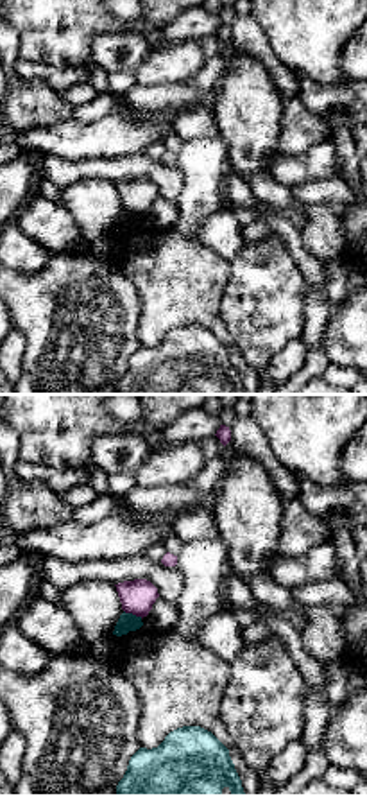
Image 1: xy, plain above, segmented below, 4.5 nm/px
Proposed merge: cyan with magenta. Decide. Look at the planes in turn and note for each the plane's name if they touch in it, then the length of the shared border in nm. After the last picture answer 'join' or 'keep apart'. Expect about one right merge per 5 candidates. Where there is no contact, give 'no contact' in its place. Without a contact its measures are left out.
contact in xy; length 90 nm

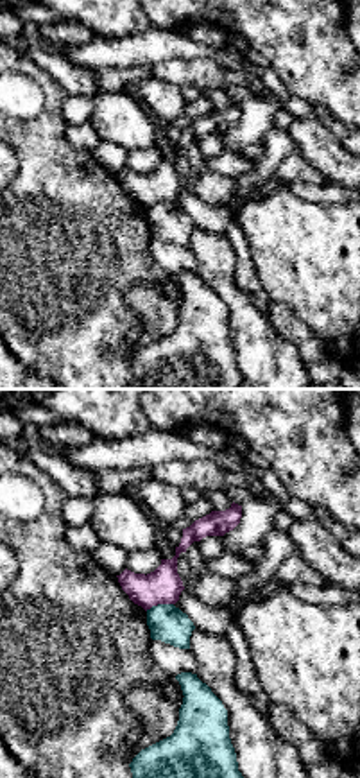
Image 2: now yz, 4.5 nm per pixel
contact in yz; length 130 nm

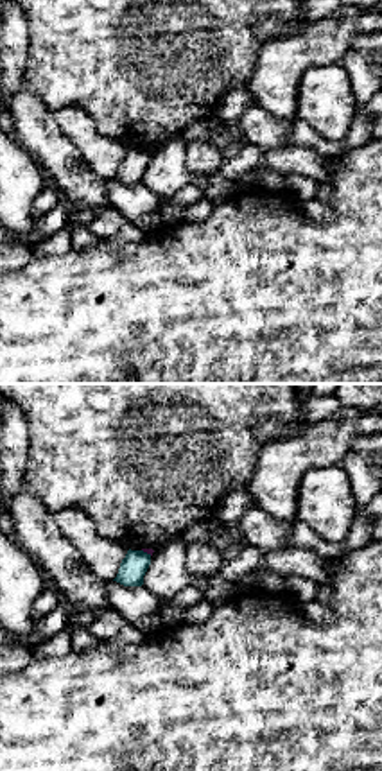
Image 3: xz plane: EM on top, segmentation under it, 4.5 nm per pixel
contact in xz; length 50 nm

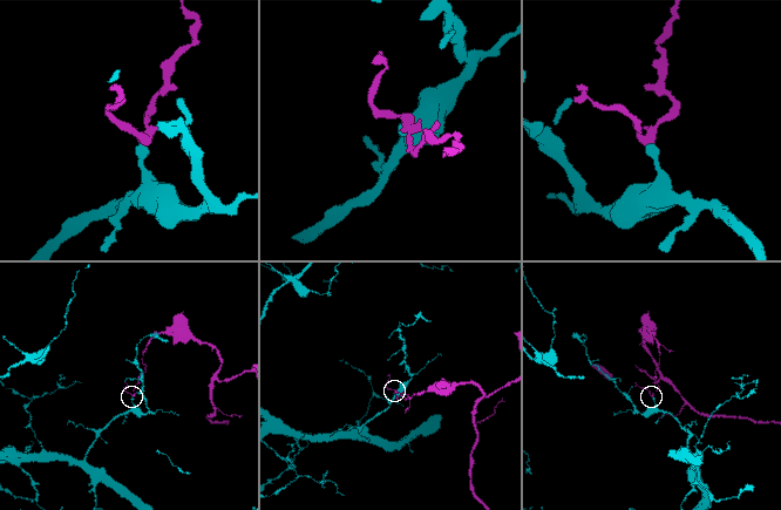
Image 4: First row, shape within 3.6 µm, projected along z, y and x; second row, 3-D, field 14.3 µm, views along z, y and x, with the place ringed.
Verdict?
keep apart

